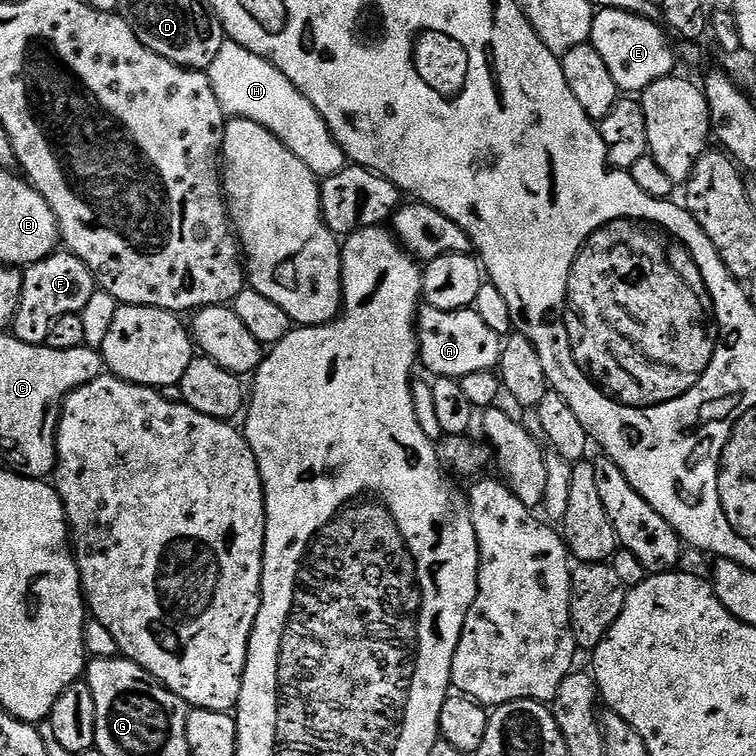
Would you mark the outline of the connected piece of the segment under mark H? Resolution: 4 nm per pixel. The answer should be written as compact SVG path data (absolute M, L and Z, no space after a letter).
M225 42L206 71L210 86L214 86L214 98L218 98L218 106L222 106L225 114L237 120L258 122L258 126L270 130L270 134L274 134L294 158L306 162L315 176L336 175L346 166L342 146L338 146L330 134L322 114L318 114L310 98L303 96L298 86L294 86L282 70L266 62L266 58L246 50L246 46Z

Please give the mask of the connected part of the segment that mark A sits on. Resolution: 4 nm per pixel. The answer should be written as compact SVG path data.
M421 307L415 322L419 367L432 372L433 377L445 376L459 381L466 374L493 371L500 362L502 336L490 325L488 320L478 318L475 307L458 310Z

